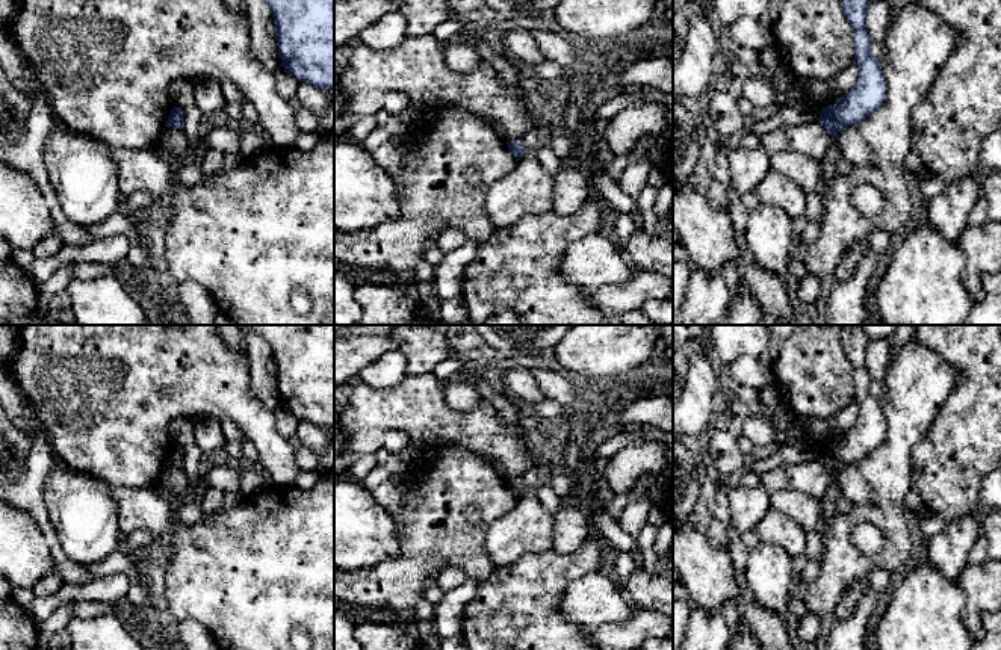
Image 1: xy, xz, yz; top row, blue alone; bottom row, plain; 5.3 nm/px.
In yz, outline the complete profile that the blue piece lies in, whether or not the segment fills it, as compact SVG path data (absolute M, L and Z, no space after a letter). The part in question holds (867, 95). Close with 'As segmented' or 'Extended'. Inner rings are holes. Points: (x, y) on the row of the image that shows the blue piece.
M841 0L845 18L853 30L856 85L820 112L820 122L833 136L847 125L859 124L885 101L886 83L880 62L869 53L872 44L866 30L868 0Z. As segmented

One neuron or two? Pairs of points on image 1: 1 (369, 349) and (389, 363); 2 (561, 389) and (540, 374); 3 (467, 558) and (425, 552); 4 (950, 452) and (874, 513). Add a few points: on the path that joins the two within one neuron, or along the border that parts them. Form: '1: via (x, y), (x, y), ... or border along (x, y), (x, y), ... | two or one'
1: border along (396, 348), (383, 352), (357, 374) | two
2: via (557, 387), (545, 378) | one
3: via (457, 552), (436, 552) | one
4: border along (914, 449), (911, 487) | two

